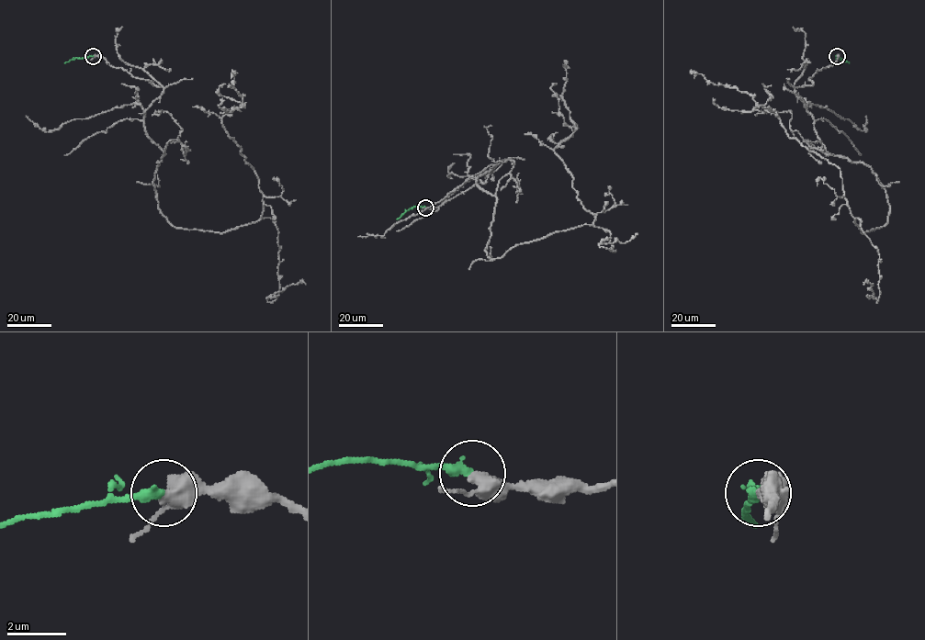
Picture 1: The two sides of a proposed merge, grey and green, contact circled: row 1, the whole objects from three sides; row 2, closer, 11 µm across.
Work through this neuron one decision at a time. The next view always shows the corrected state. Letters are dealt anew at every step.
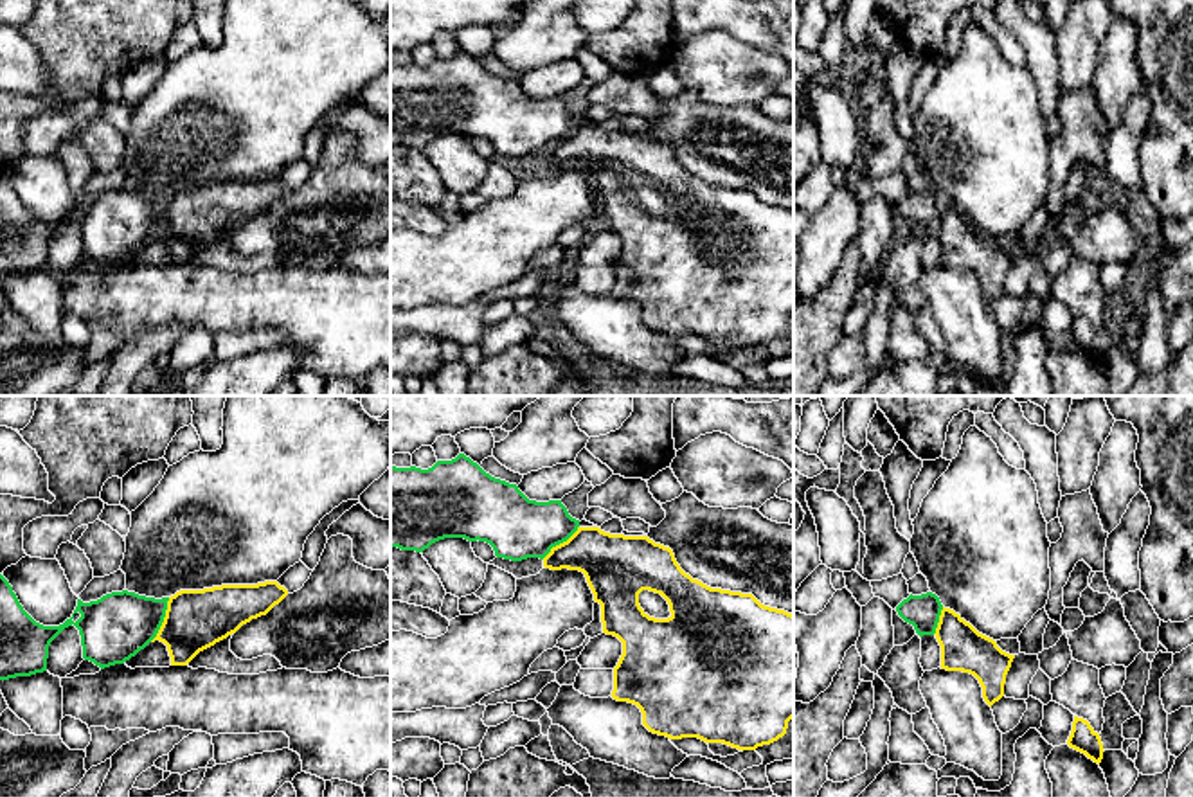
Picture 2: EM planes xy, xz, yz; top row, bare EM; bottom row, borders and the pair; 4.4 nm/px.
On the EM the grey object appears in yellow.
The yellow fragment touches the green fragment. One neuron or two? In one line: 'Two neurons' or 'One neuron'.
One neuron

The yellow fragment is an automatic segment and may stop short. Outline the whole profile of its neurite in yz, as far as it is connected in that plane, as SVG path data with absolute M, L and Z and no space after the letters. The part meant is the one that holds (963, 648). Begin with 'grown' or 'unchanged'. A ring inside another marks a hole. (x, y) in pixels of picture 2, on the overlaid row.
grown | M932 592L909 596L896 606L898 615L914 626L919 637L934 635L941 646L941 669L973 675L982 698L991 707L1004 696L1006 675L1015 655L979 633L959 613L945 608Z

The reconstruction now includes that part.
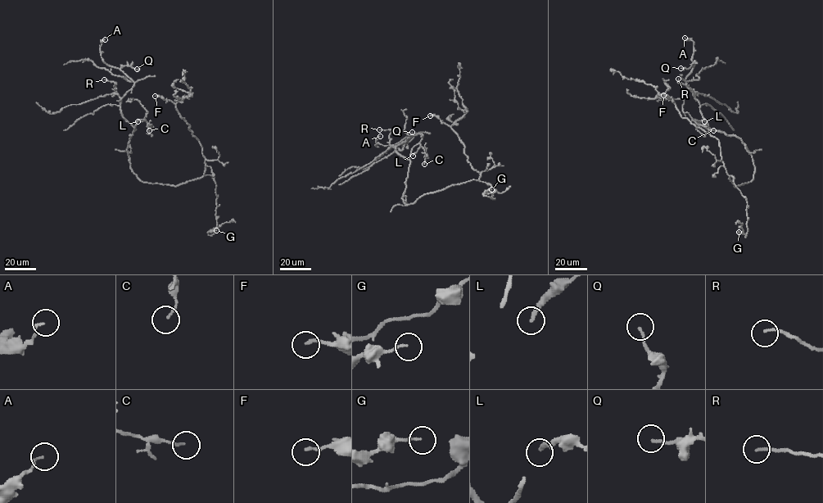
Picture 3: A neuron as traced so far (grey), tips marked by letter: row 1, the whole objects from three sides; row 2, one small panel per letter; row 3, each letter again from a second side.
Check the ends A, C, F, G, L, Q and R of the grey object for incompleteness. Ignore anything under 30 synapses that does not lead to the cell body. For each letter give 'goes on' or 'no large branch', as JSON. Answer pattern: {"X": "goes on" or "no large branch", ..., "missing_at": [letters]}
{"A": "no large branch", "C": "no large branch", "F": "no large branch", "G": "no large branch", "L": "no large branch", "Q": "no large branch", "R": "no large branch", "missing_at": []}

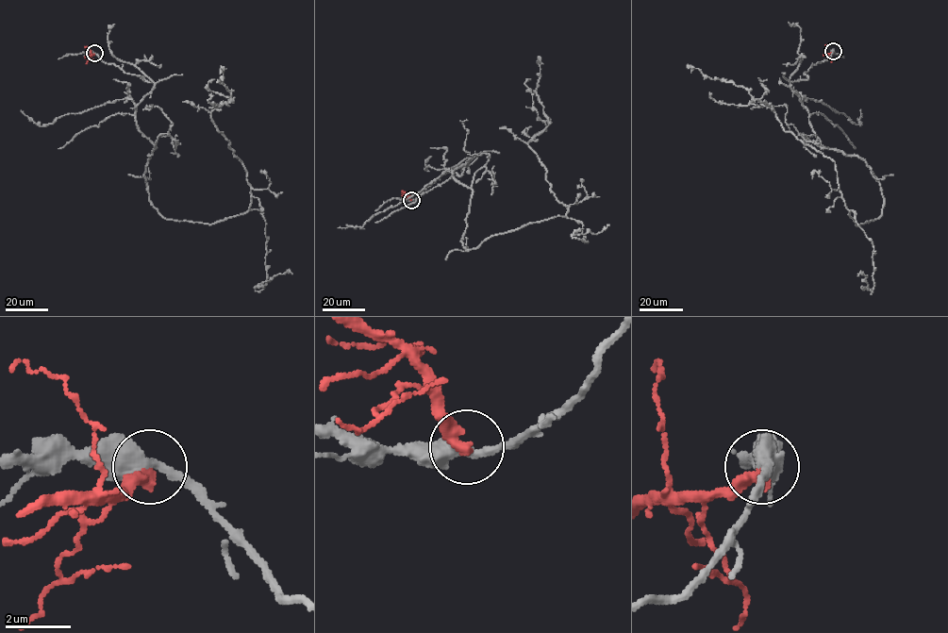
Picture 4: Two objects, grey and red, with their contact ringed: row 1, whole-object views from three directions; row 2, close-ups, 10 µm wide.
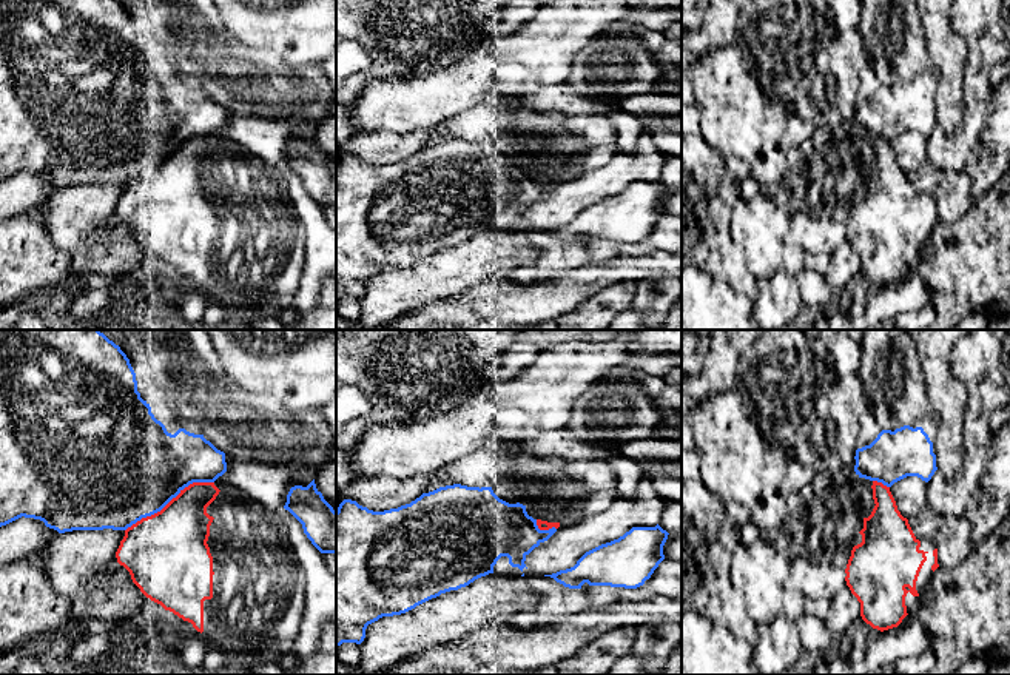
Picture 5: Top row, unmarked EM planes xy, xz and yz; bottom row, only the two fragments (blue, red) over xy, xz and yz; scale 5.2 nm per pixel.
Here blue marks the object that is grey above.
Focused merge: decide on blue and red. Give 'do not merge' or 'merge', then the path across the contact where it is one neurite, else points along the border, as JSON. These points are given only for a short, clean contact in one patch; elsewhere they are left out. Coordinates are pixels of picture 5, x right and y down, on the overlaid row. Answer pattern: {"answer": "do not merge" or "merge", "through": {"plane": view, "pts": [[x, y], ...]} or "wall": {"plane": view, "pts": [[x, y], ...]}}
{"answer": "do not merge"}

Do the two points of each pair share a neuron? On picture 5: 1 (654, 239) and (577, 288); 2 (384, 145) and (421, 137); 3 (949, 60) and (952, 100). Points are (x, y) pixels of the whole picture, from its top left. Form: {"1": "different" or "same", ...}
{"1": "different", "2": "same", "3": "same"}

